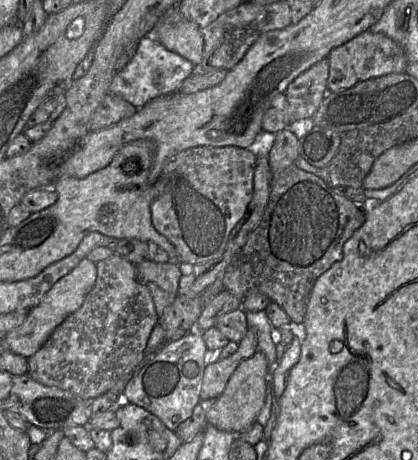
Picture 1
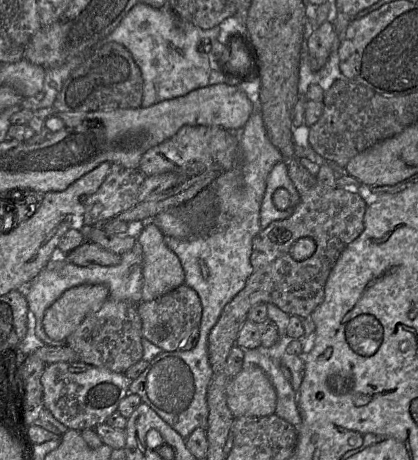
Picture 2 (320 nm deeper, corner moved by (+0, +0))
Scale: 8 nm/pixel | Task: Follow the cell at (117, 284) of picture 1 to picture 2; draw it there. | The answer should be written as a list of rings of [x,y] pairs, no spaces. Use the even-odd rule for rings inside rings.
[[[109,297],[100,310],[88,315],[78,328],[66,339],[66,345],[78,355],[79,361],[105,368],[112,372],[125,373],[142,359],[142,321],[138,305]]]

